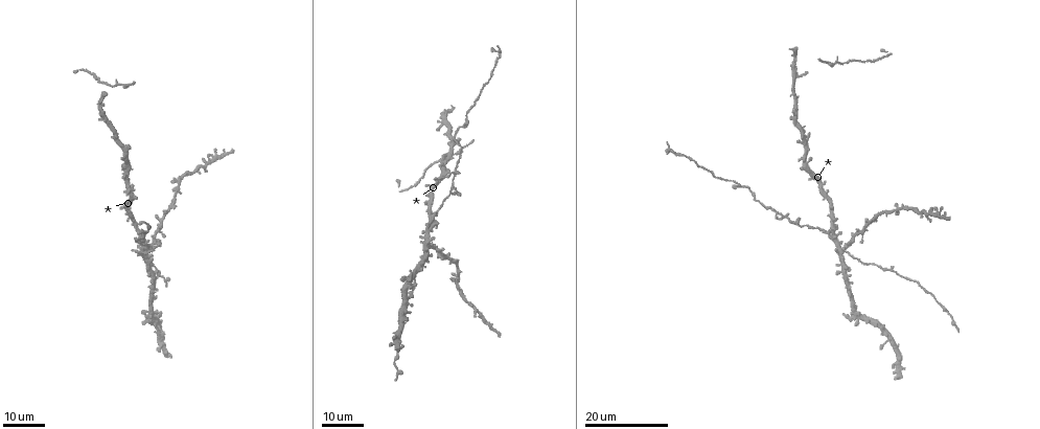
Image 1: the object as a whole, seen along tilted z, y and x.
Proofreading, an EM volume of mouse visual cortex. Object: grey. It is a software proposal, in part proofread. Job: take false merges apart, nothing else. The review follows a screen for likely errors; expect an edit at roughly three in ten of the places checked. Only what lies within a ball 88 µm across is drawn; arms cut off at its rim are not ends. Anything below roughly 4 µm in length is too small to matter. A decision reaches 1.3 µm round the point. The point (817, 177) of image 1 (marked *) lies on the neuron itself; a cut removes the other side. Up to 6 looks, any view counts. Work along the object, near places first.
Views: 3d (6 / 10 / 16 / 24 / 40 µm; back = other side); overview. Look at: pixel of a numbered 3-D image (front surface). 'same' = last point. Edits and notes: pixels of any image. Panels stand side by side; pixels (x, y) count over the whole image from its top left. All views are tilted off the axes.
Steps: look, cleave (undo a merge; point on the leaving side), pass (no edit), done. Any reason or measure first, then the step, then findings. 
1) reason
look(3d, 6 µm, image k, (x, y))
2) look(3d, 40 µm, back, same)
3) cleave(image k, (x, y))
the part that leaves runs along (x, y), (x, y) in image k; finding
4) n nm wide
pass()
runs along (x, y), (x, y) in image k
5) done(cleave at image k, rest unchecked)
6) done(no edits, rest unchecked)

look(3d, 24 µm, image 1, (427, 228))

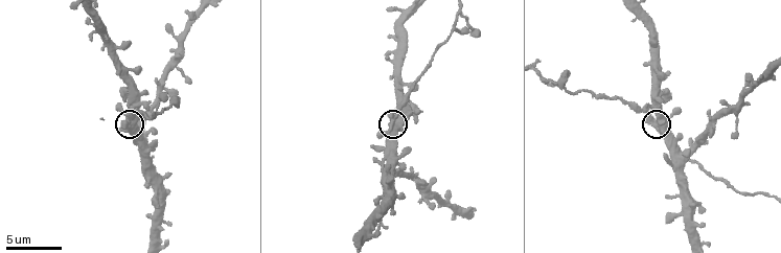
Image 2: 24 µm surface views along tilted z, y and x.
look(3d, 6 µm, image 2, (652, 125))

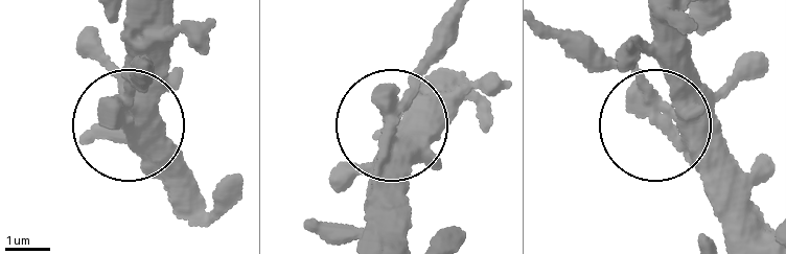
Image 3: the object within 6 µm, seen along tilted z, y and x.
370 nm wide
pass()
one neuron here

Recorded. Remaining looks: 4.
four arms meet
look(3d, 16 µm, image 1, (777, 212))

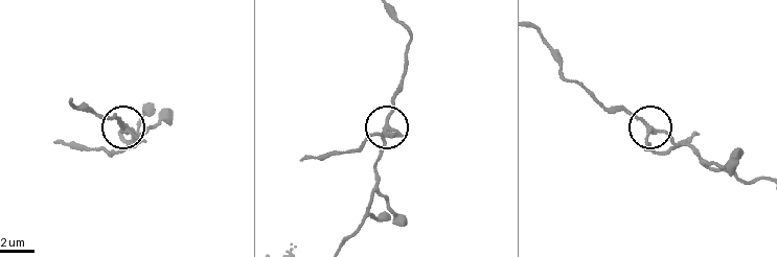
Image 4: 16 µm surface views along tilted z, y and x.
zoom in
look(3d, 10 µm, image 4, (648, 129))

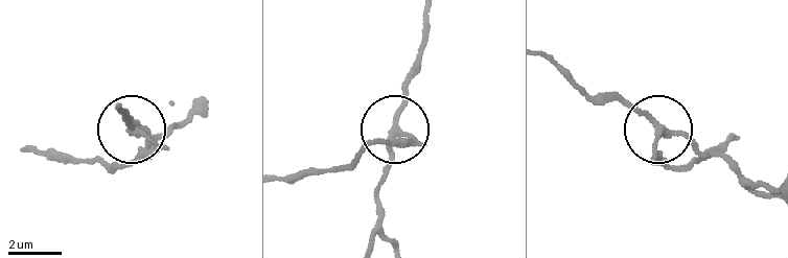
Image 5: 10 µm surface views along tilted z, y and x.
side arm 7 µm
cleave(image 5, (121, 168))
the part that leaves runs along (153, 148), (114, 166), (23, 149) in image 5; two neurons meet here

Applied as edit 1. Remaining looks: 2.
sudden change in width
look(3d, 16 µm, image 1, (736, 181))

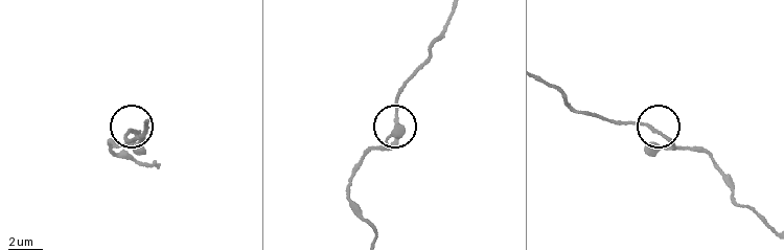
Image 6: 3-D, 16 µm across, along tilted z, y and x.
look(3d, 6 µm, image 6, (132, 130))

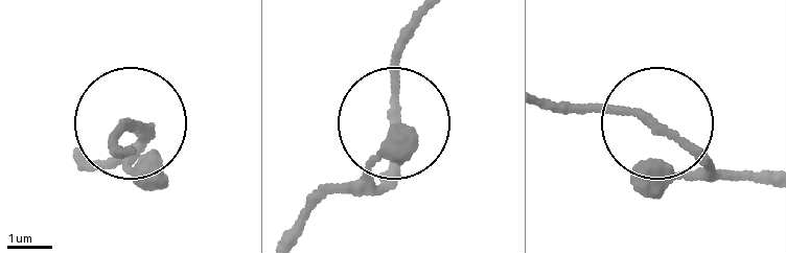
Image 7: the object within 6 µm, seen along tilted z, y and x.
pass()
runs along (765, 181), (710, 178), (646, 123), (551, 102) in image 7; all the same neuron

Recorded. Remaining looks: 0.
done(cleave at image 5, rest unchecked)

